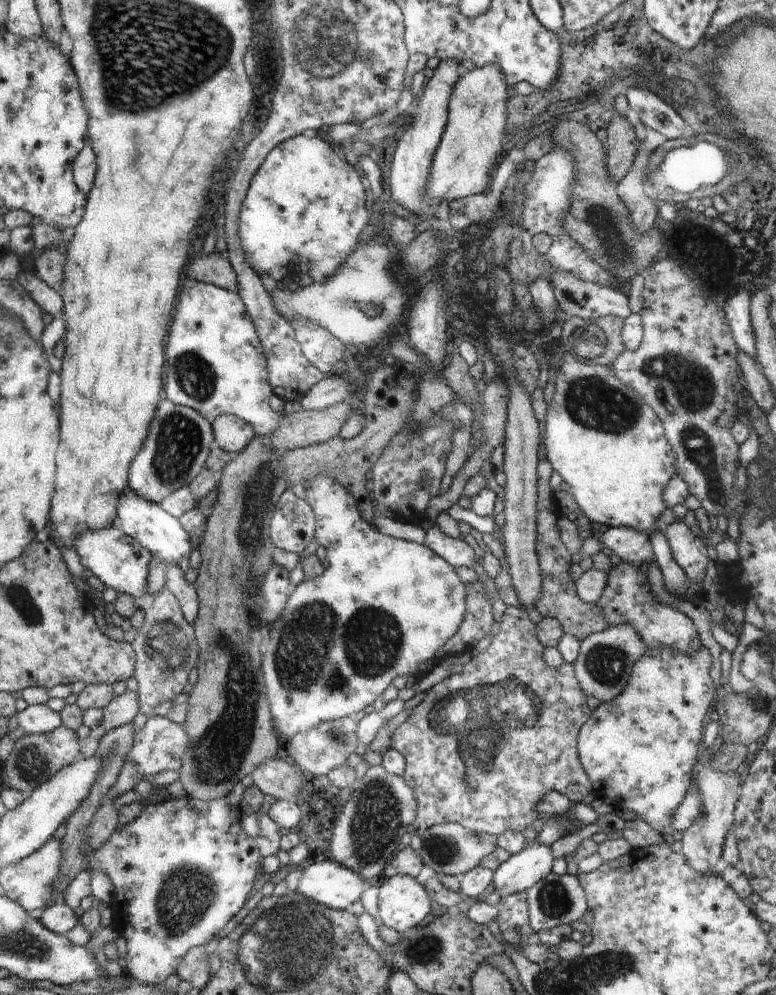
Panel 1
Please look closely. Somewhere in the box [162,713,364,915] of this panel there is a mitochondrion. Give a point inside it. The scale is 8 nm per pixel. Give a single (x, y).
(340, 736)

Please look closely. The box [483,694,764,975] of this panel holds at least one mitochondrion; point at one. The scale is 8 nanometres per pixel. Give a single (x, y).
(555, 900)

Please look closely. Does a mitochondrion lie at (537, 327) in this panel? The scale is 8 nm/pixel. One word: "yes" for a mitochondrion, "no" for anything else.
no

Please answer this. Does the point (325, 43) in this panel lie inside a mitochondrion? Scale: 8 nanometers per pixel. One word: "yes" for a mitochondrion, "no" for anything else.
yes

